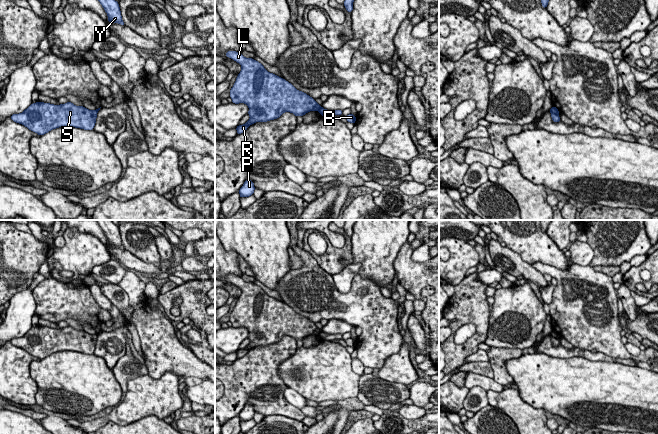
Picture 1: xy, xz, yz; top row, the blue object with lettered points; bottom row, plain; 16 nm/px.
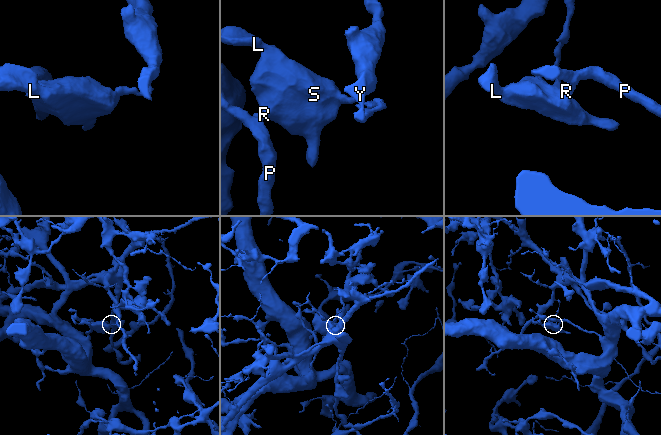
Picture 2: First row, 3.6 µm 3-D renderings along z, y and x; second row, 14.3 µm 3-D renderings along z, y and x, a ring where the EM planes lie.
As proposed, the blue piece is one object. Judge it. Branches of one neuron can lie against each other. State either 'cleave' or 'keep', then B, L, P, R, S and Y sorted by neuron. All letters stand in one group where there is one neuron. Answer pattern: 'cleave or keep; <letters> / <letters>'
cleave; B Y / L P R S

